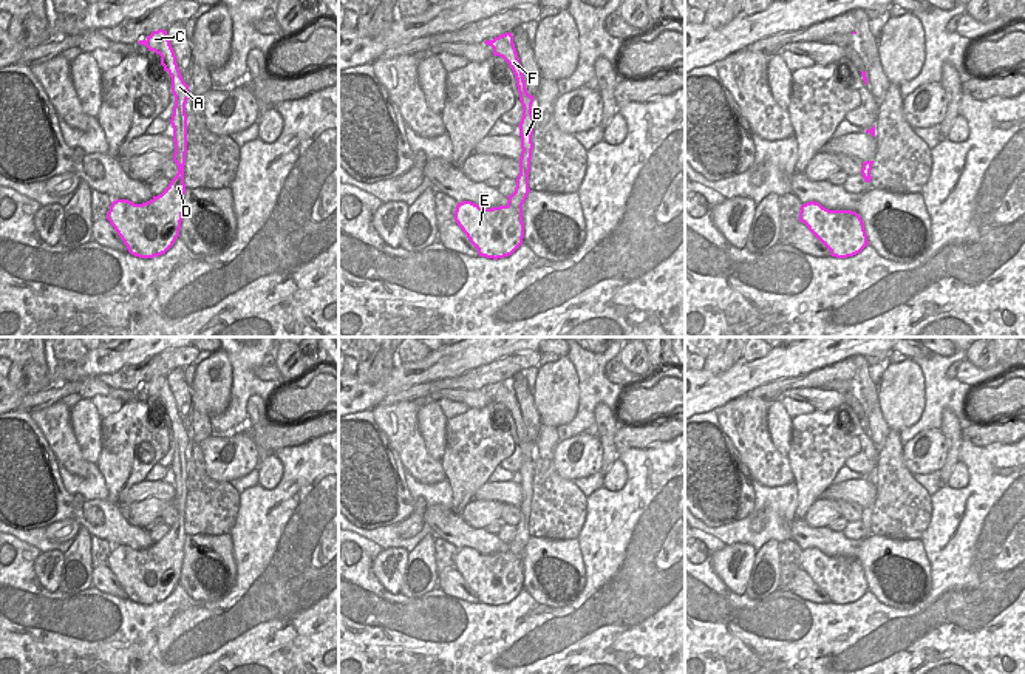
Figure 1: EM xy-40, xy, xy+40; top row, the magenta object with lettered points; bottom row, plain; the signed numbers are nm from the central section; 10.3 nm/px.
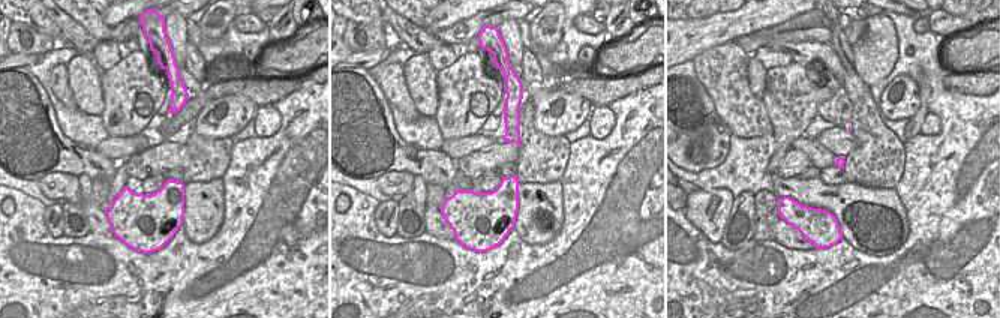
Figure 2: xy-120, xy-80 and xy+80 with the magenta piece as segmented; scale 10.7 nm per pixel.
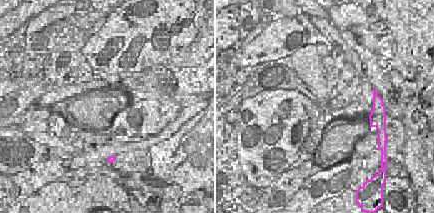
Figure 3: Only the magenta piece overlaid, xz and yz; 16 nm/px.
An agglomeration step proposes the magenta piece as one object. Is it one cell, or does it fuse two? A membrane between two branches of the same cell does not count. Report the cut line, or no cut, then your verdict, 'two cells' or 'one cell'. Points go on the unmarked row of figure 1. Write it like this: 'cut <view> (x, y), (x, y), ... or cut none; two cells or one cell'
cut none; one cell

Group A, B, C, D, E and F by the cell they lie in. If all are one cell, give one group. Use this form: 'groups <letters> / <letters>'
groups A B C D E F

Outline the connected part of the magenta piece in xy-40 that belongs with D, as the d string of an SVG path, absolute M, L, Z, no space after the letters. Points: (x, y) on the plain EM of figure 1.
M158 376L138 390L161 402L161 411L172 424L175 453L170 470L173 473L176 523L158 543L142 550L128 546L111 549L107 566L114 574L128 598L139 604L153 604L165 600L179 583L184 560L184 512L187 499L187 461L186 450L190 442L176 410L175 397L167 377Z

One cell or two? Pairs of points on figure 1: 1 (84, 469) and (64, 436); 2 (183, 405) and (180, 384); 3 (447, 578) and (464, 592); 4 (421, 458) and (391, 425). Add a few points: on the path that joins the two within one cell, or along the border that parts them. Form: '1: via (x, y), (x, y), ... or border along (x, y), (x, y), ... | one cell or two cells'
1: via (76, 461), (65, 450), (64, 444) | one cell
2: via (183, 401), (180, 388) | one cell
3: via (452, 583), (459, 589) | one cell
4: via (413, 450), (399, 433) | one cell

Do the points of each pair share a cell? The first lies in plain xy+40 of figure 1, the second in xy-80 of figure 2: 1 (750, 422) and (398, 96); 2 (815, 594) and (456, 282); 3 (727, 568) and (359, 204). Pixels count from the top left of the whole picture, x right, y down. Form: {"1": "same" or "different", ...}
{"1": "same", "2": "different", "3": "different"}

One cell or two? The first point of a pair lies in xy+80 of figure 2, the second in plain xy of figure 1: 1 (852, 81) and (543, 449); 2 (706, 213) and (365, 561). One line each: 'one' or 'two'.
1: two
2: two

